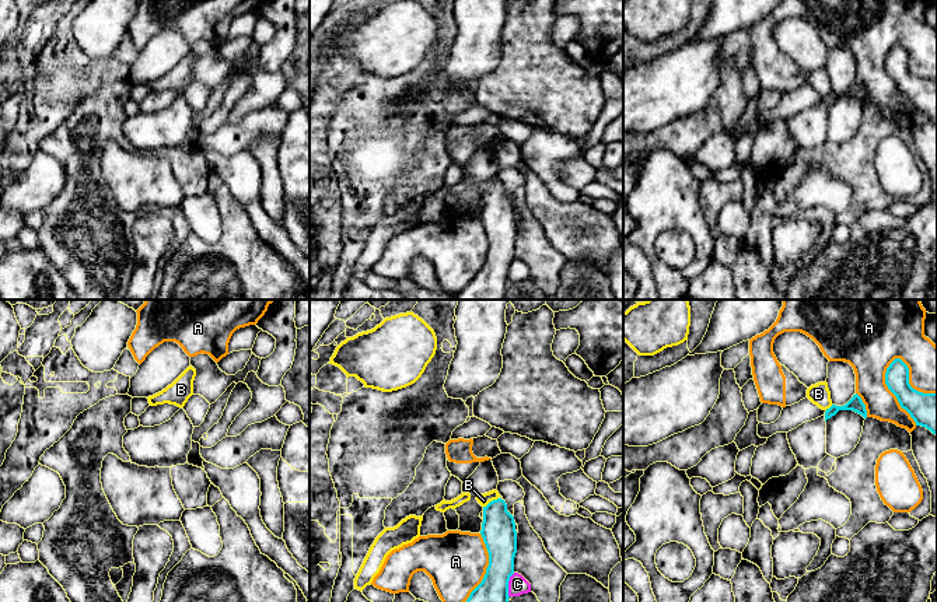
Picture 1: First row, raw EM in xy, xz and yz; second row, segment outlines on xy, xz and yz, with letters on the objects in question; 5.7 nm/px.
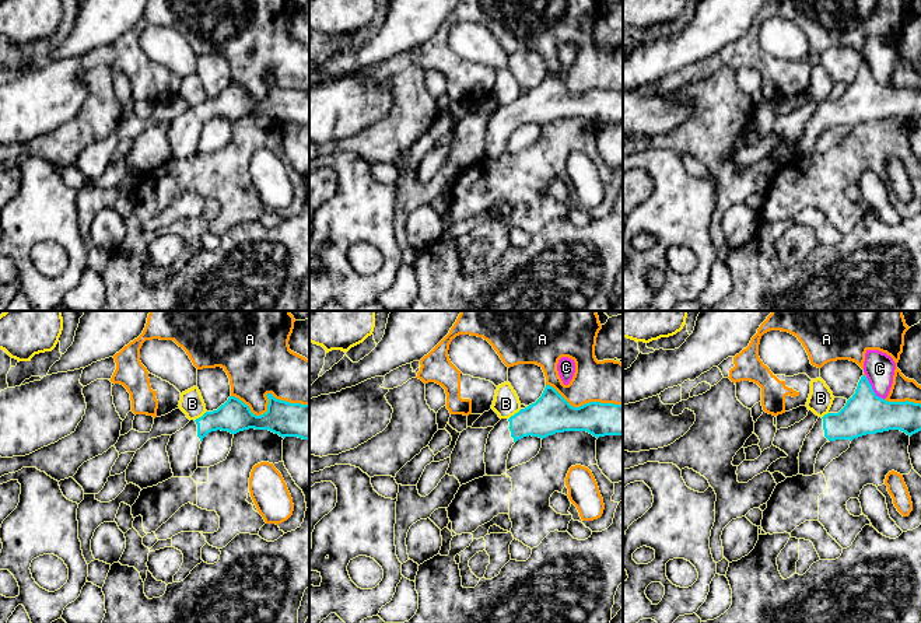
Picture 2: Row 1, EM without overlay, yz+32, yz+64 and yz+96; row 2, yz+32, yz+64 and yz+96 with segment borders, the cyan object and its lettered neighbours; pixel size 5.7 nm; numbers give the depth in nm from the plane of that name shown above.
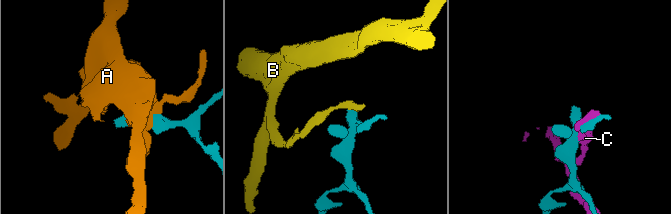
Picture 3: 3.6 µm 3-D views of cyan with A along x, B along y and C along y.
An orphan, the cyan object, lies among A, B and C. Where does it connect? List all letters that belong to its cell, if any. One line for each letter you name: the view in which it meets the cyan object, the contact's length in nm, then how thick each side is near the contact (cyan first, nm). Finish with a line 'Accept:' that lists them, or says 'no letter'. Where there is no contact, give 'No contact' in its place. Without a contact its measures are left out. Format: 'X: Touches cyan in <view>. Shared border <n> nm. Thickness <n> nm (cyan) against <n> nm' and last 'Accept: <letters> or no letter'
Accept: no letter

